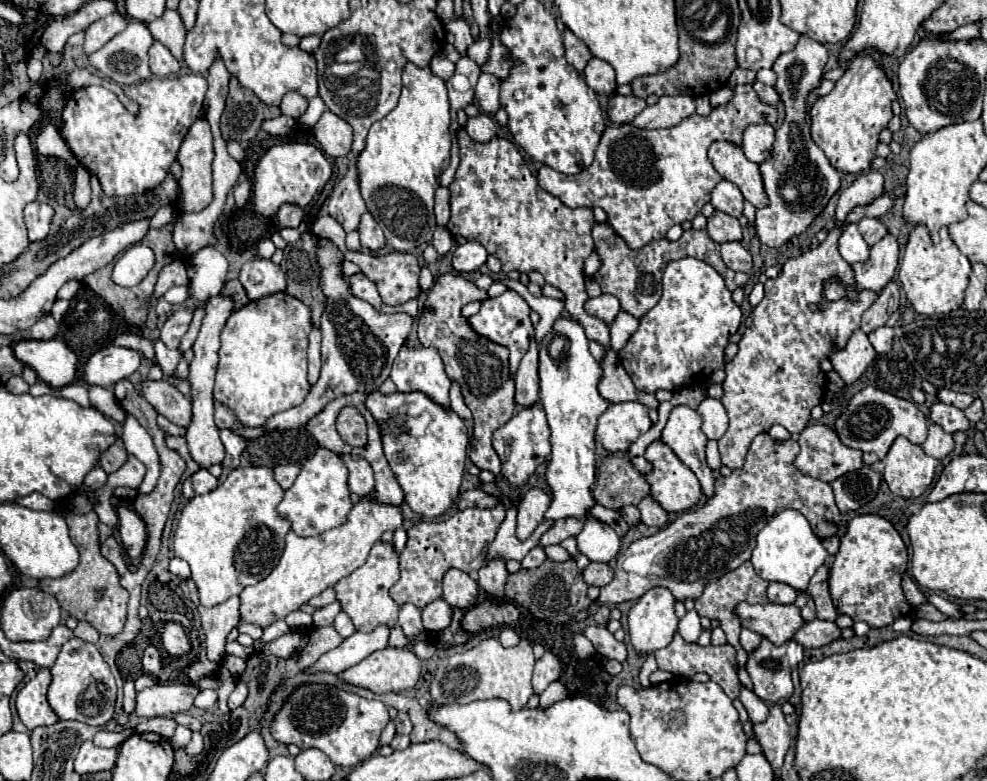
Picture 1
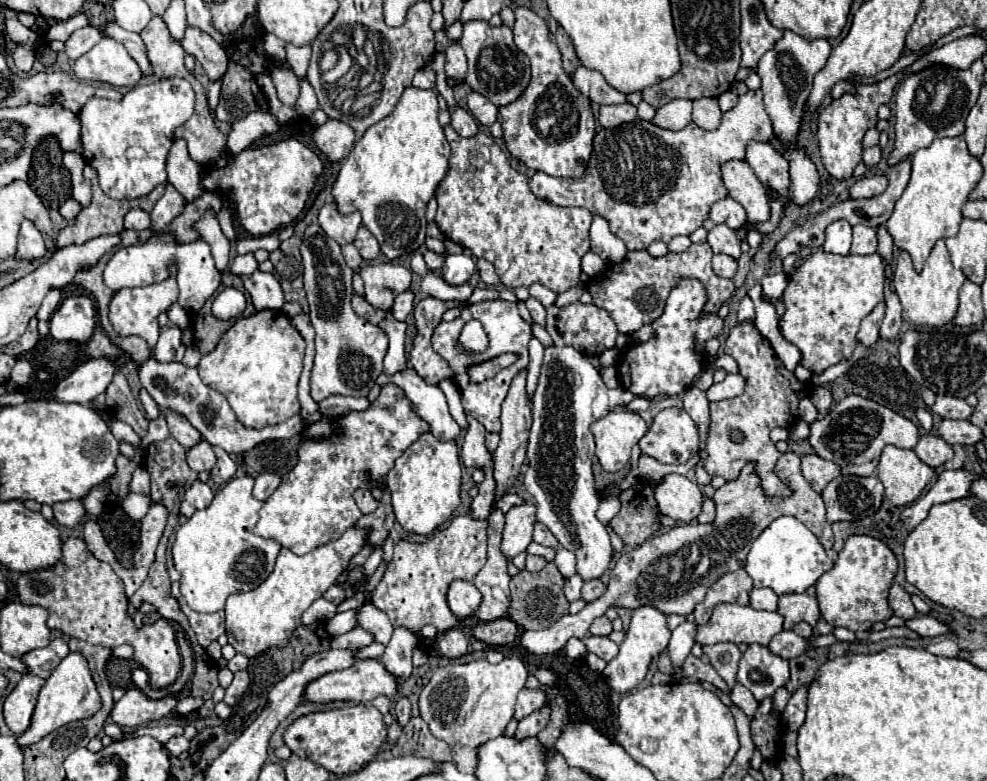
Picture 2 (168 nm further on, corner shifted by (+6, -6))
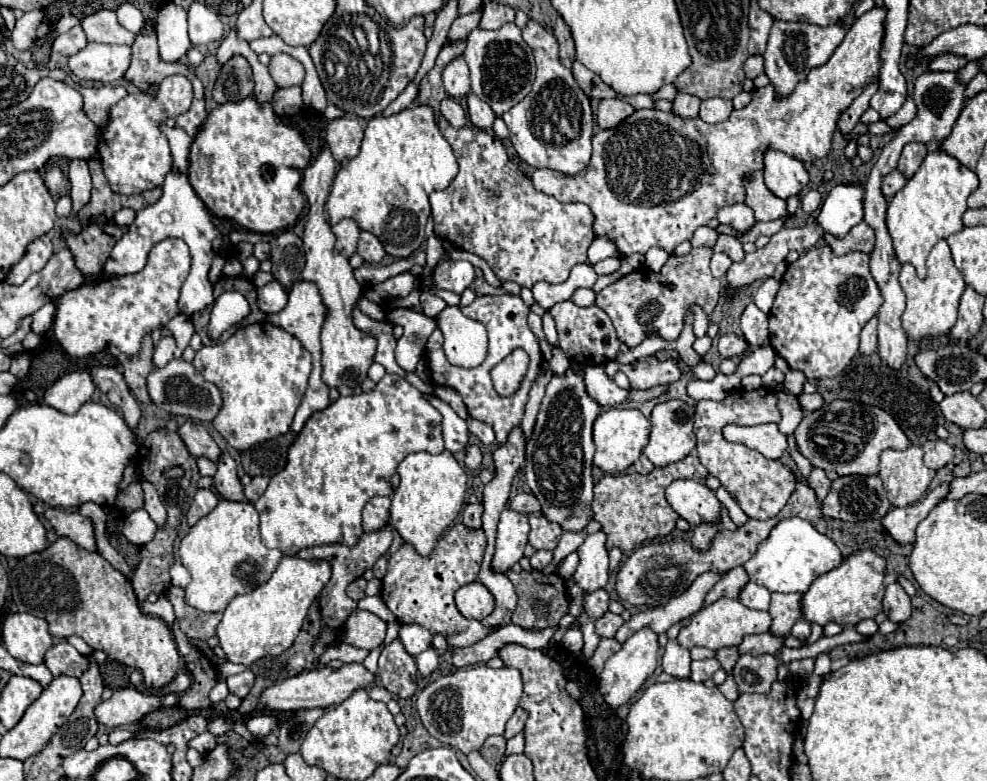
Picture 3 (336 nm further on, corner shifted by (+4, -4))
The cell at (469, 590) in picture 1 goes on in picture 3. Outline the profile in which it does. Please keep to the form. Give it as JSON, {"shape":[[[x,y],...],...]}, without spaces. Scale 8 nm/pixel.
{"shape":[[[471,582],[461,586],[455,594],[455,602],[459,612],[465,618],[473,618],[473,620],[483,620],[495,608],[493,594],[481,582]]]}

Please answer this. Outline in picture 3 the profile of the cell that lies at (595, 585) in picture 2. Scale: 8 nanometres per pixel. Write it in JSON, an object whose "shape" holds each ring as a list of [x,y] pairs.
{"shape":[[[595,590],[595,592],[587,594],[583,608],[593,620],[601,618],[609,610],[609,594],[605,590]]]}

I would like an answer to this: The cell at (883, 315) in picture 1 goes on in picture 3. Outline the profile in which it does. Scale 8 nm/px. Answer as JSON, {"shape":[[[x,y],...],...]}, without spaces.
{"shape":[[[871,318],[861,330],[861,344],[859,344],[859,354],[871,356],[873,352],[877,352],[877,320],[875,318]]]}

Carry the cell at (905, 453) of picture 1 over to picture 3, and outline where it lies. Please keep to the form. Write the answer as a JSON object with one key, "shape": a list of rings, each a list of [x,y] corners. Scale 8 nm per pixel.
{"shape":[[[909,446],[903,452],[883,450],[879,478],[893,506],[909,506],[925,496],[935,472],[923,464],[923,450]]]}

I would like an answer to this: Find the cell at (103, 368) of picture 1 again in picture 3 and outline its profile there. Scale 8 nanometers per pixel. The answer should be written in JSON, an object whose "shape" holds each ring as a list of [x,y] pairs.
{"shape":[[[83,370],[83,372],[71,372],[71,374],[59,378],[45,392],[43,404],[51,406],[51,408],[57,408],[59,412],[73,414],[85,402],[89,402],[93,390],[95,390],[95,384],[93,384],[91,374],[87,370]]]}

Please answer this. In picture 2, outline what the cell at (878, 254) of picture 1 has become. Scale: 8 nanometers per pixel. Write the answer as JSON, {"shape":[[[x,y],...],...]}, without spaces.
{"shape":[[[819,250],[791,274],[783,292],[787,312],[779,322],[779,330],[801,350],[803,366],[823,372],[827,366],[853,354],[859,324],[883,300],[883,290],[885,266],[877,252],[867,256],[837,256]]]}

